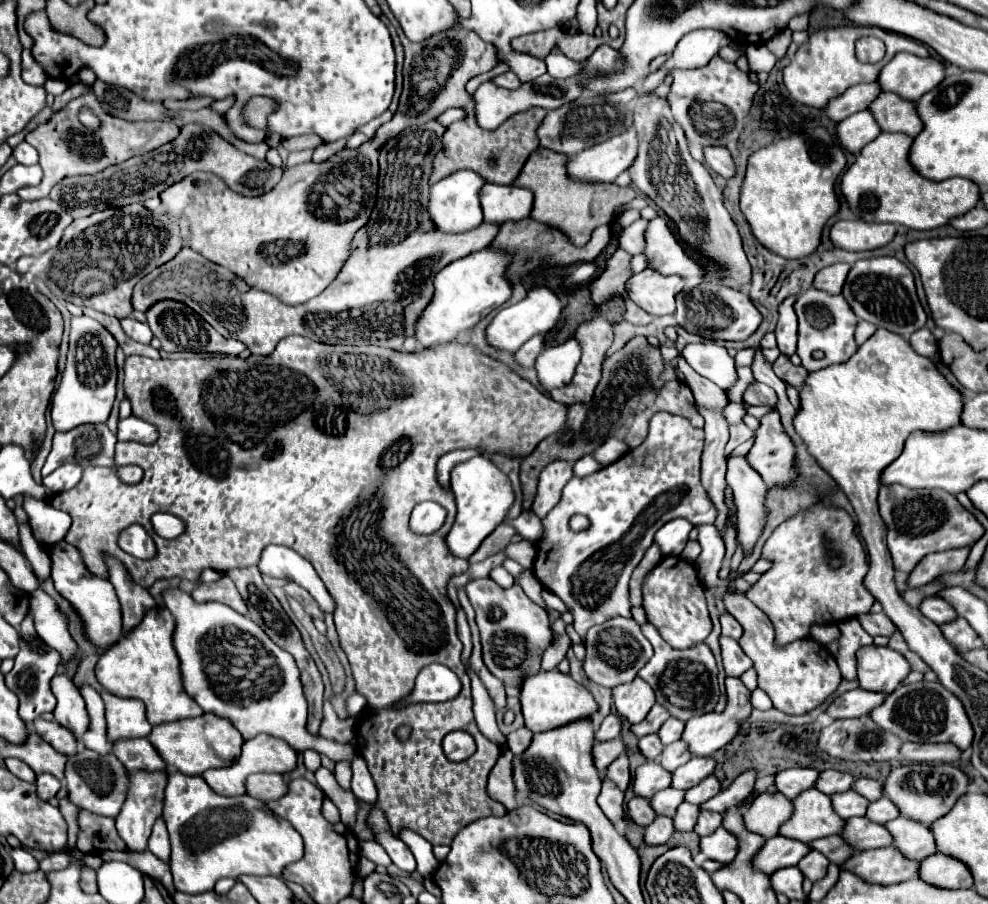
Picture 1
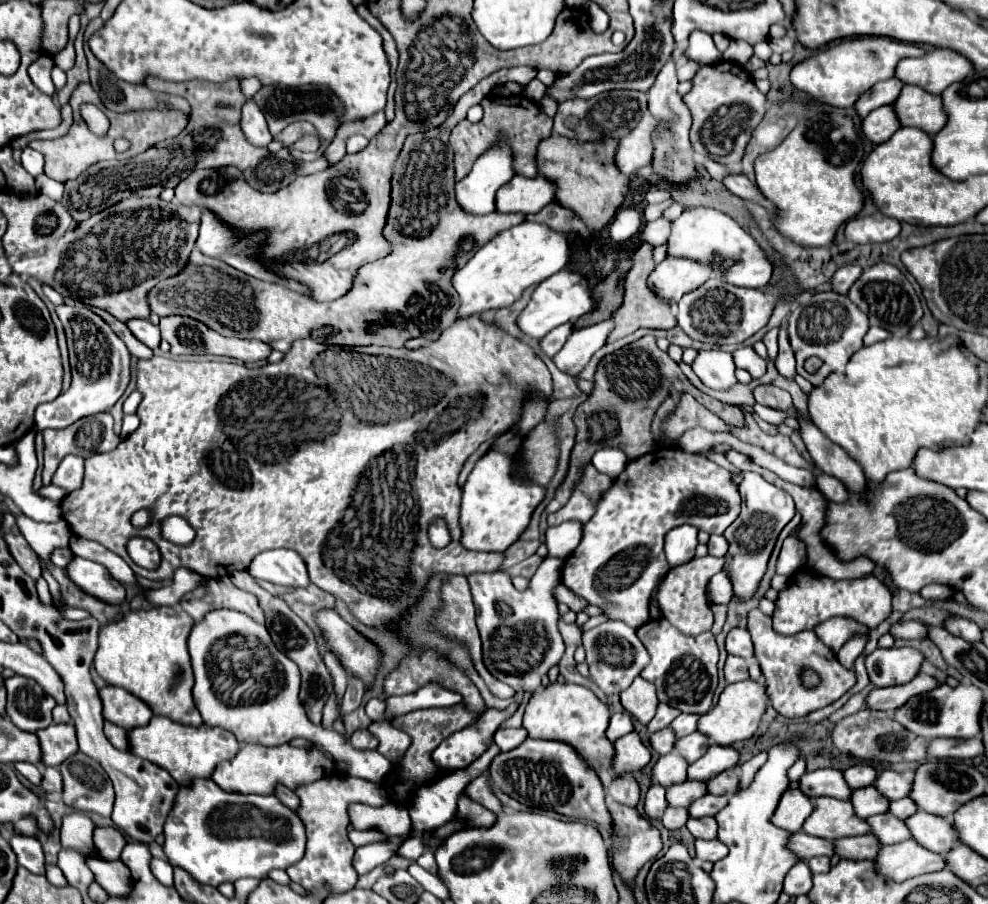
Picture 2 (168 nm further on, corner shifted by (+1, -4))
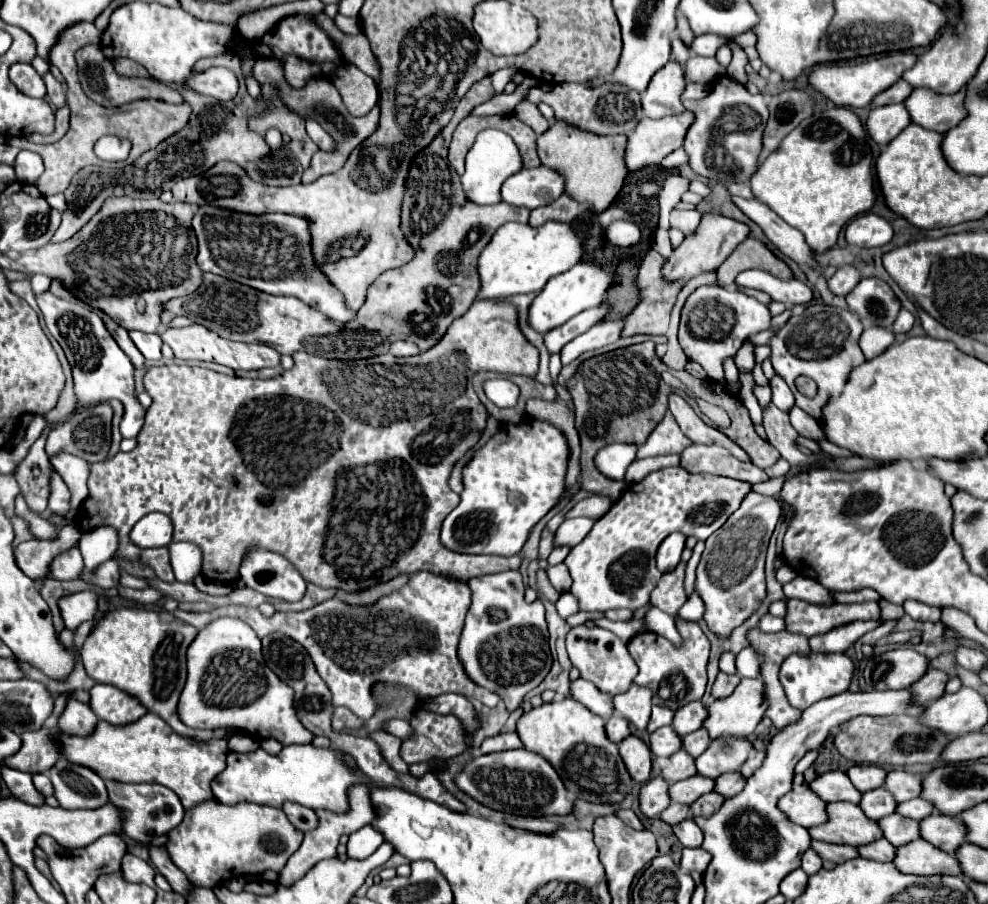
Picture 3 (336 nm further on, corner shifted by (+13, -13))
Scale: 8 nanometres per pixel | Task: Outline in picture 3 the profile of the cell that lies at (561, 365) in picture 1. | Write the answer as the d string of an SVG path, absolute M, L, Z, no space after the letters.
M620 319L620 321L602 321L594 327L590 327L586 333L572 339L570 343L566 343L564 349L560 351L562 353L562 365L572 363L584 351L598 349L598 347L604 347L604 345L610 345L610 343L618 341L620 335L622 335L622 325L624 325L624 319Z

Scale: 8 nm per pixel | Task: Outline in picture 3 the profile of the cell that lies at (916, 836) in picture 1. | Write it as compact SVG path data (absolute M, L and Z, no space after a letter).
M932 813L920 821L922 837L942 851L954 853L966 841L966 825L958 817Z

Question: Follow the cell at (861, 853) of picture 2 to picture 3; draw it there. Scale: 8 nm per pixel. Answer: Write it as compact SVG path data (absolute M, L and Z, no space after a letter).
M884 837L874 841L874 843L868 843L868 845L862 845L860 849L860 857L866 857L866 859L874 859L874 861L892 861L894 859L894 845L890 845L890 841L886 841Z

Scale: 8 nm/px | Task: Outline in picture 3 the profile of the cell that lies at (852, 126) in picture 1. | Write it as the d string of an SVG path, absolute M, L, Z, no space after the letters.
M894 103L894 105L884 105L876 107L870 111L868 117L868 133L878 145L888 145L902 129L906 129L912 123L910 113L906 111L904 103Z

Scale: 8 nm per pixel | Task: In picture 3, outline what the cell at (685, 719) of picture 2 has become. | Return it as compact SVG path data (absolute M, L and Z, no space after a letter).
M690 701L690 705L684 705L676 711L672 727L678 735L688 735L700 729L702 721L706 721L706 705L702 701Z

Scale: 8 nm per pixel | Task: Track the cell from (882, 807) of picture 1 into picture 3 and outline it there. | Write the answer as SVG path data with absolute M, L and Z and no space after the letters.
M918 797L918 799L910 799L910 801L906 801L906 803L900 803L896 811L898 811L900 815L904 815L904 817L922 821L924 817L928 817L930 813L934 813L934 805L930 805L930 801Z

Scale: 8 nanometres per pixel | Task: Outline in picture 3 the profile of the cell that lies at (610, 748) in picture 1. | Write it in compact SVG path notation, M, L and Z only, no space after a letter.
M628 735L620 745L620 755L636 783L646 783L650 779L652 761L650 761L650 747L644 739L636 735Z

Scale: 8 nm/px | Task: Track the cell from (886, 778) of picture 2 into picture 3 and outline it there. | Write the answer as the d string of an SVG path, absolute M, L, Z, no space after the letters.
M890 771L884 787L894 795L898 803L920 797L922 793L922 775L910 771Z

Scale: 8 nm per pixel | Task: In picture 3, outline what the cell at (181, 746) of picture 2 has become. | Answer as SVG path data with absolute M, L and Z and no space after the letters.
M146 713L138 721L126 725L98 721L90 737L74 737L62 731L56 733L56 741L62 747L64 759L94 769L102 779L120 783L160 783L180 797L184 809L192 809L204 801L214 799L210 791L210 779L214 779L226 767L228 755L226 739L196 741L182 737L154 713Z

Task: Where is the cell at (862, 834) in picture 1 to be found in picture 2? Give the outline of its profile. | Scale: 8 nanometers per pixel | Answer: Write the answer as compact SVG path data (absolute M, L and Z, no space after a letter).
M892 814L870 816L866 822L870 824L870 834L878 836L878 842L882 846L898 844L898 842L910 838L910 832L908 832L906 824L902 820L898 820L898 818L894 818Z

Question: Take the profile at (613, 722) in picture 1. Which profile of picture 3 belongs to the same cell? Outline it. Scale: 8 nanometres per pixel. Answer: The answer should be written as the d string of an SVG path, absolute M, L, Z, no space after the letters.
M614 713L608 721L606 721L606 733L610 737L610 741L614 743L620 743L622 739L626 739L630 735L630 729L628 729L628 721L620 715L620 713Z

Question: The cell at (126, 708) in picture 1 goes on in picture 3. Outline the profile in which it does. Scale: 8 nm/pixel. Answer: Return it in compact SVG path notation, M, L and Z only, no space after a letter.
M96 683L90 689L90 697L92 697L90 707L94 709L96 717L114 725L126 725L138 721L138 717L146 713L146 707L140 705L136 697L114 685Z

